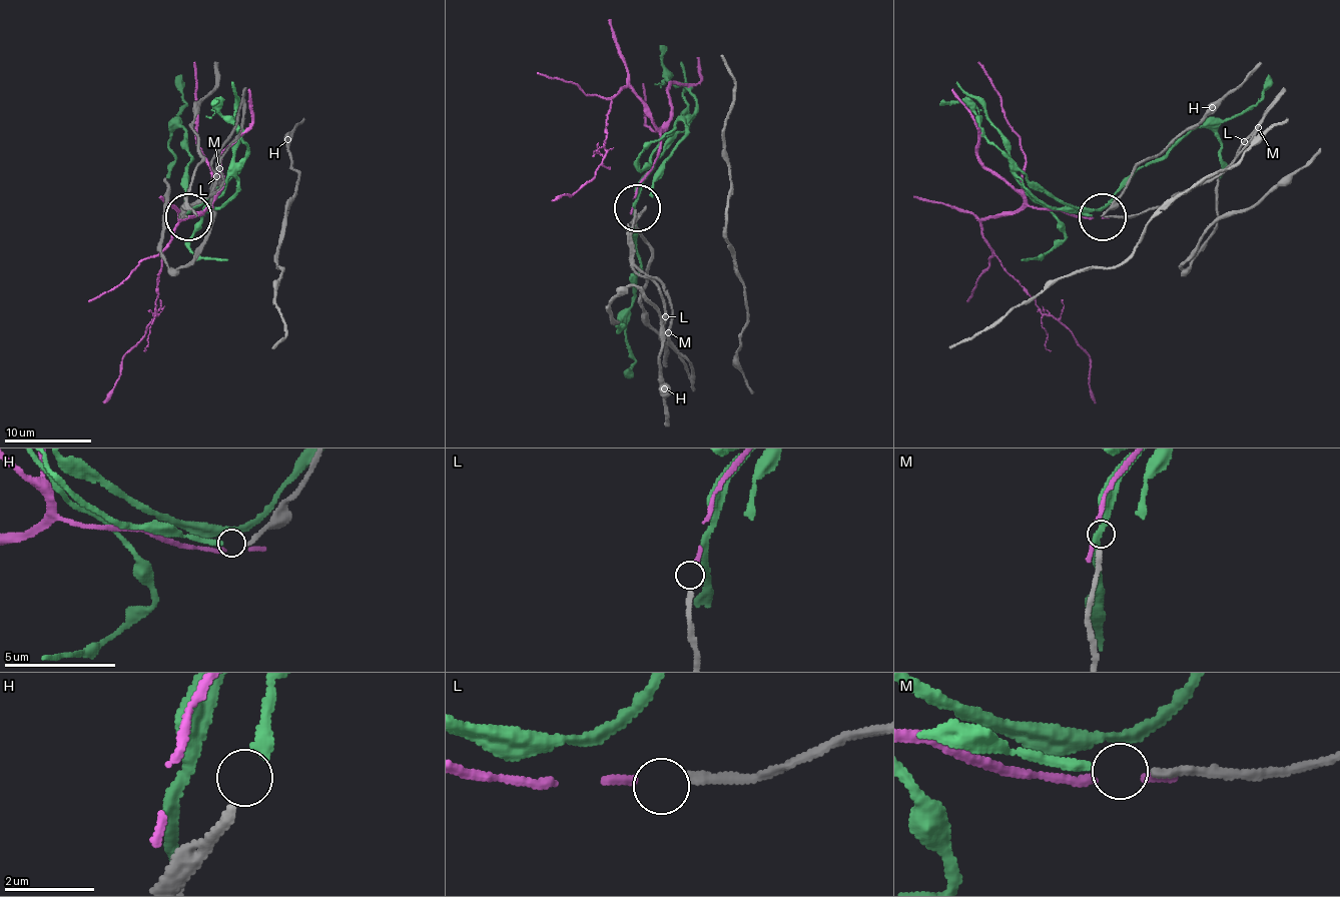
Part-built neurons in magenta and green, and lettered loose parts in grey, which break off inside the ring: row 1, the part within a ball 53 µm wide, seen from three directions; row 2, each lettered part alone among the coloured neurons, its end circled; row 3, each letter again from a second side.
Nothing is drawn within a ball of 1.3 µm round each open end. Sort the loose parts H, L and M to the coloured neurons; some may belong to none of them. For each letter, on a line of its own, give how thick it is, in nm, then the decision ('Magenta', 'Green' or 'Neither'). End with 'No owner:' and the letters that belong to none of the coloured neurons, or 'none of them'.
H: Thickness 200 nm. Green
L: Thickness 190 nm. Magenta
M: Thickness 180 nm. Neither
No owner: M

